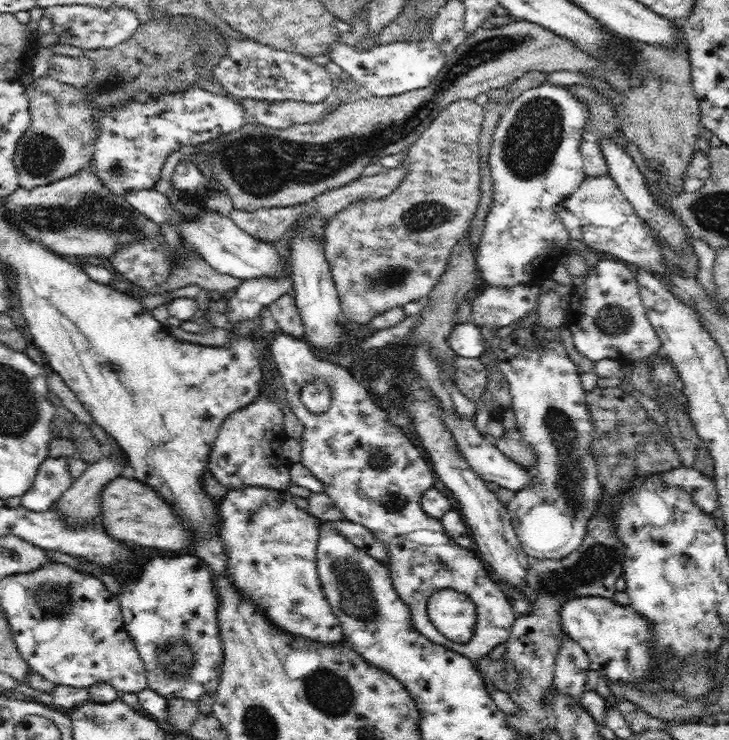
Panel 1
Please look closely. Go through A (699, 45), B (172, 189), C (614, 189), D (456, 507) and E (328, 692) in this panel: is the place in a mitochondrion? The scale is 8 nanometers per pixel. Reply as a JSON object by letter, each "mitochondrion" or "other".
{"A":"other","B":"other","C":"other","D":"other","E":"mitochondrion"}

